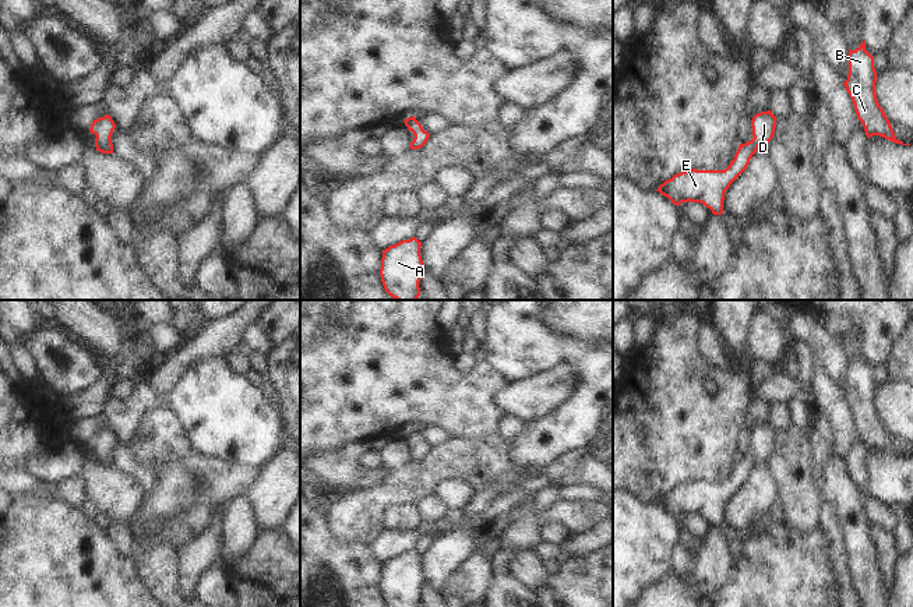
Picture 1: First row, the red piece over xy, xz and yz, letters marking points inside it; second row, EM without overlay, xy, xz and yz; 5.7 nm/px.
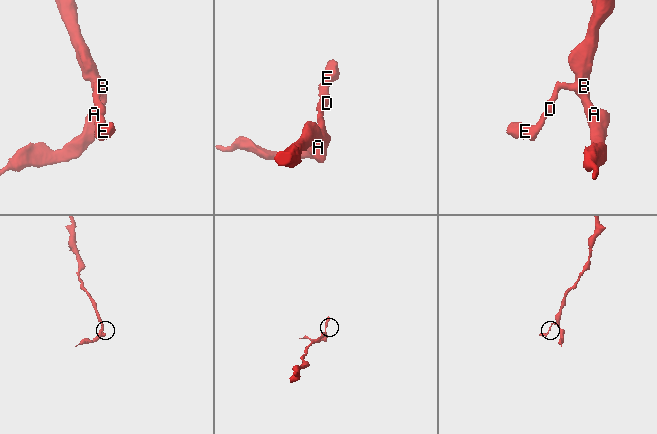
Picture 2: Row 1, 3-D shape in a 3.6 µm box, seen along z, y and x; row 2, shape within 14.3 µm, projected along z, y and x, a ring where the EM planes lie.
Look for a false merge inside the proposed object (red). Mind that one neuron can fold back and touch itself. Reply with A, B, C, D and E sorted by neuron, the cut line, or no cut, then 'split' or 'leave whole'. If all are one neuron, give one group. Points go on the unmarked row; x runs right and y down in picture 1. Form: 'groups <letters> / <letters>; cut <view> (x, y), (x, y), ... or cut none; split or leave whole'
groups A B C D E; cut none; leave whole

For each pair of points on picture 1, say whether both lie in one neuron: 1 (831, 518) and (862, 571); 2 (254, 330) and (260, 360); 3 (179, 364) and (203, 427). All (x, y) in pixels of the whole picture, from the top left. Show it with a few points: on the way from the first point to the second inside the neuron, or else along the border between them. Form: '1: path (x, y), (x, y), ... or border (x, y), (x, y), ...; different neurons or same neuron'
1: border (834, 510), (842, 530), (850, 572); different neurons
2: border (250, 350), (257, 350), (265, 356); different neurons
3: border (211, 357), (196, 359), (166, 392); different neurons

